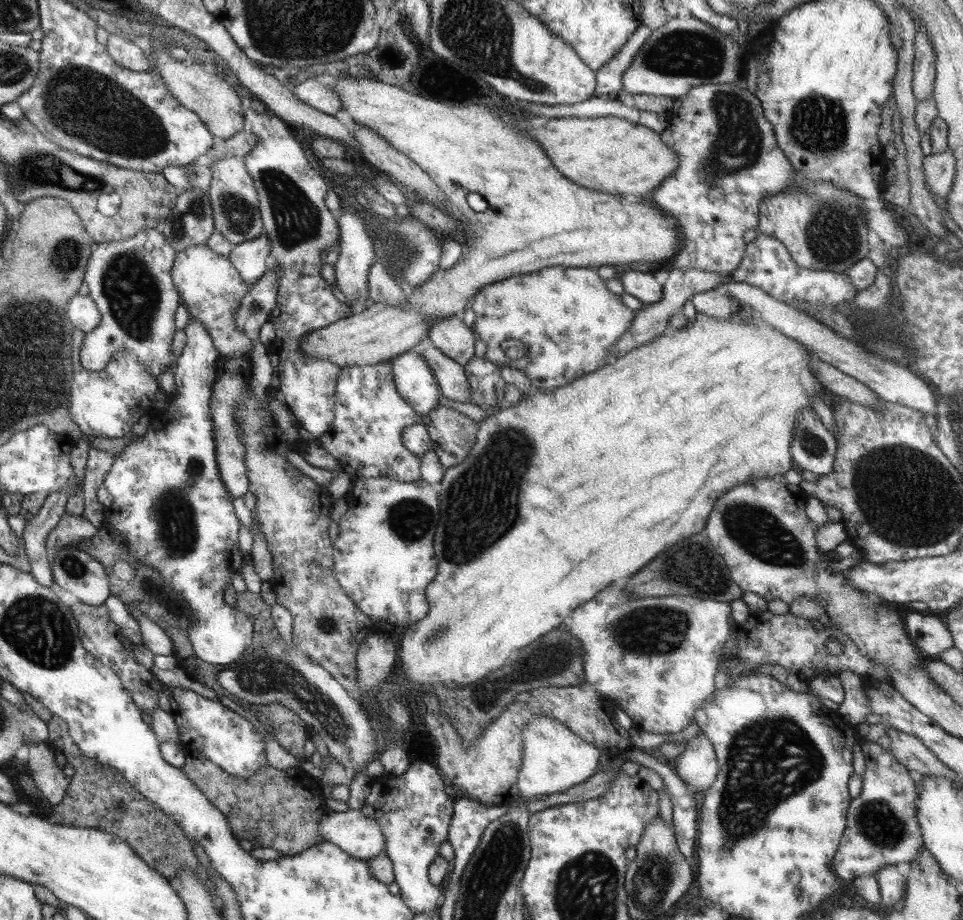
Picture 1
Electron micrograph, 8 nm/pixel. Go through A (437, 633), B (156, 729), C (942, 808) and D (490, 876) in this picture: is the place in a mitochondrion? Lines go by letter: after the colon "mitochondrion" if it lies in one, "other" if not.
A: mitochondrion
B: other
C: other
D: mitochondrion

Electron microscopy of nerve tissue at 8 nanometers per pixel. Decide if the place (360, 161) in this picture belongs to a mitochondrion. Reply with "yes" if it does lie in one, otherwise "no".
no

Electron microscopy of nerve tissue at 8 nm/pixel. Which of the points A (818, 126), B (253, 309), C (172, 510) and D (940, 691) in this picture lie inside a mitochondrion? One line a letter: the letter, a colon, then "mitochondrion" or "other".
A: mitochondrion
B: mitochondrion
C: mitochondrion
D: other

